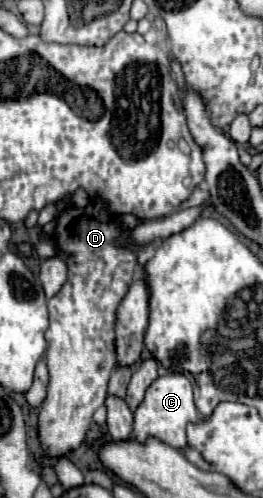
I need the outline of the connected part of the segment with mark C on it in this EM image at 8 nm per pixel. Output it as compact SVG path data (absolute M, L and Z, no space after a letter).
M172 372L158 376L154 384L146 390L144 400L138 404L134 412L134 438L138 442L144 442L146 438L158 438L176 450L186 448L186 424L198 420L198 410L194 406L194 396L192 396L192 384L184 374Z

